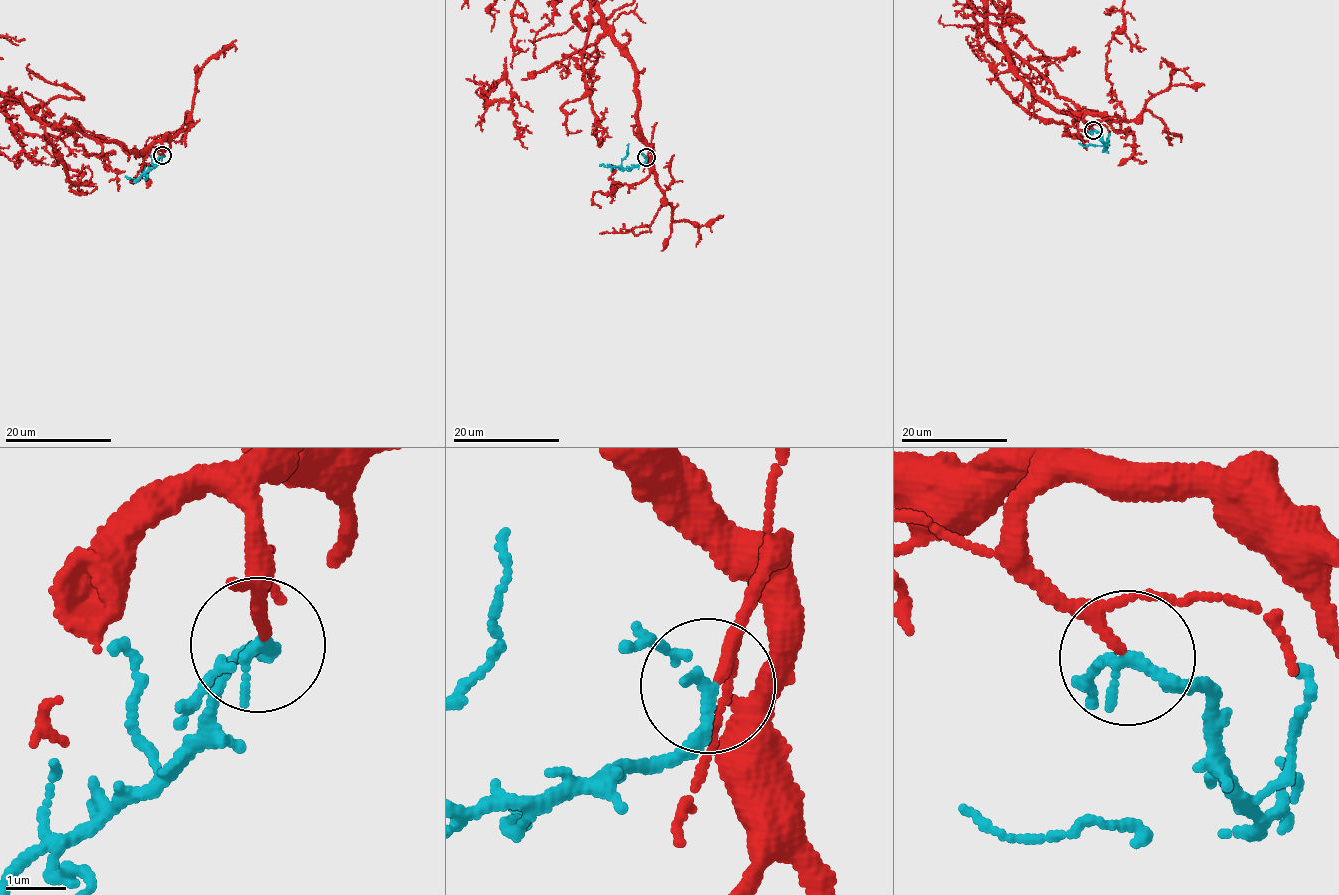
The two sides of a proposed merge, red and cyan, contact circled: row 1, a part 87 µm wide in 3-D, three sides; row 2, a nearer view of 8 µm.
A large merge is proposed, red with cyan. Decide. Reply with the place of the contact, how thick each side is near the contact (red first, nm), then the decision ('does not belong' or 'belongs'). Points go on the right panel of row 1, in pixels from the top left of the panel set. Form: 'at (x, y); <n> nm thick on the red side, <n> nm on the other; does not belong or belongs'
at (1093, 130); 140 nm thick on the red side, 180 nm on the other; belongs

